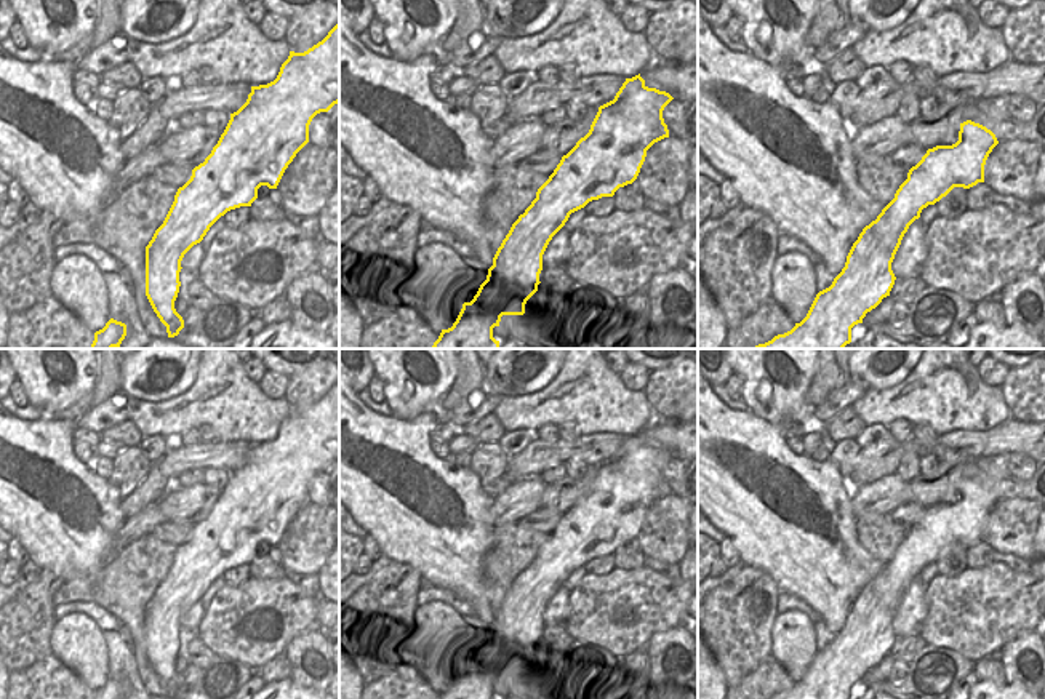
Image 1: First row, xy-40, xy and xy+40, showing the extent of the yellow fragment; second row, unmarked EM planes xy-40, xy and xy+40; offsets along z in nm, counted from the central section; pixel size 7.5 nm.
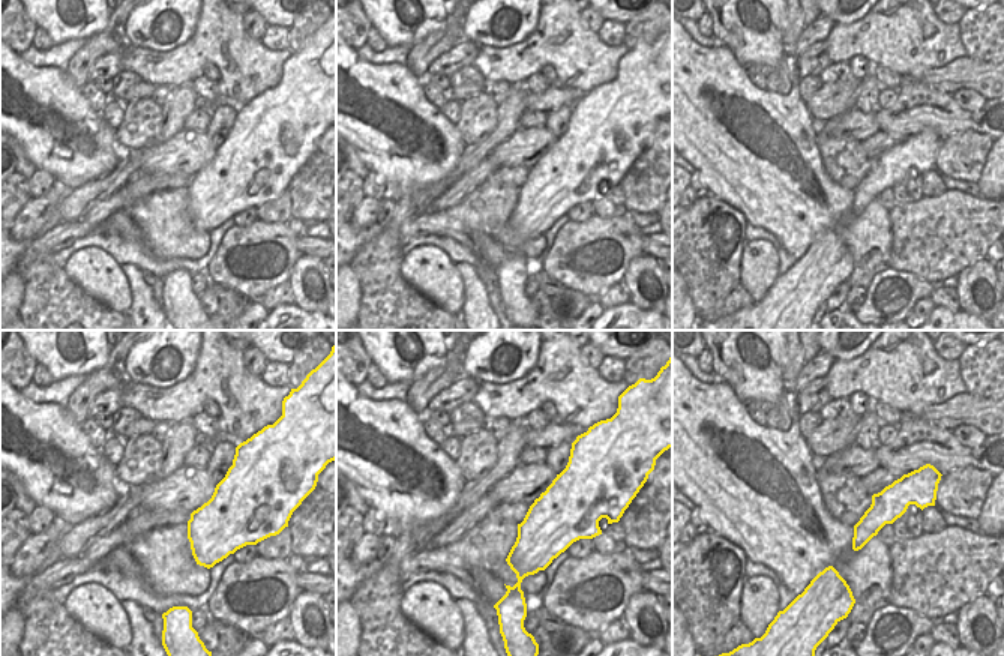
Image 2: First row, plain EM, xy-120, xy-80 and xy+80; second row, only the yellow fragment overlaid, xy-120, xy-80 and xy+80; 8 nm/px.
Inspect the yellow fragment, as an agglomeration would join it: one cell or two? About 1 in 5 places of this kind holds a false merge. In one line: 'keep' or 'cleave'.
keep

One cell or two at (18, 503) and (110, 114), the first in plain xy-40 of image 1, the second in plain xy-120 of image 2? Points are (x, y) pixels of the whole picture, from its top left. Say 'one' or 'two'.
two

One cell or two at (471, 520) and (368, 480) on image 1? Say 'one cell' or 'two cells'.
one cell

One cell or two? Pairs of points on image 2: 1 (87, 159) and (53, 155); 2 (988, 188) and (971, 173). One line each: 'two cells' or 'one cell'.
1: one cell
2: two cells

